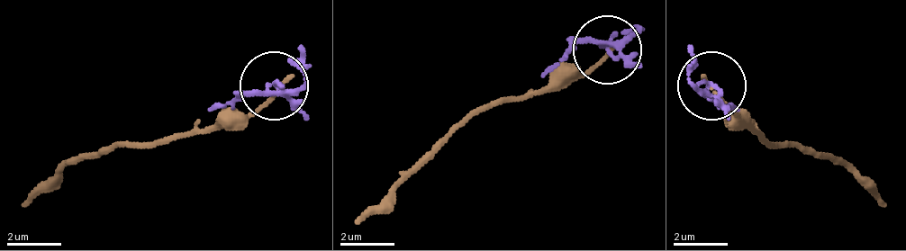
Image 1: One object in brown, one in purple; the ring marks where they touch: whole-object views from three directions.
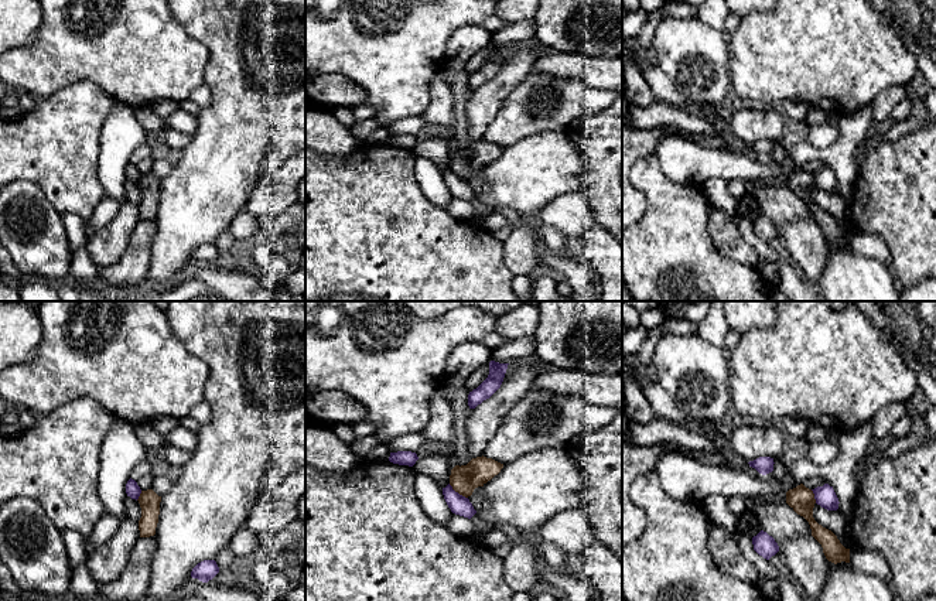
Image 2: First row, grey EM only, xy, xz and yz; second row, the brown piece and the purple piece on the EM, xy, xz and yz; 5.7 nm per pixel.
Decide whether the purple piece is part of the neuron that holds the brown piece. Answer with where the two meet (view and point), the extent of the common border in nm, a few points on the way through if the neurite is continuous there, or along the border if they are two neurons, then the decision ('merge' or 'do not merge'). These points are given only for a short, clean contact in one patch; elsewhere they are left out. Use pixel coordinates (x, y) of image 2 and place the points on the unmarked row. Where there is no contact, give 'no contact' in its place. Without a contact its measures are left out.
xz (458, 176) | 140 nm | along xz (448, 167), (467, 181) | do not merge

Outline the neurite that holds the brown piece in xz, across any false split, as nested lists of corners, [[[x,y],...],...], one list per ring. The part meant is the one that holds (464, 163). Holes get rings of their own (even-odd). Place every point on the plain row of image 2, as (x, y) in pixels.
[[[484,139],[476,140],[467,148],[455,148],[451,153],[450,168],[455,175],[468,181],[472,178],[475,171],[484,170],[488,164],[498,158],[502,151],[503,147],[492,141],[486,141]]]

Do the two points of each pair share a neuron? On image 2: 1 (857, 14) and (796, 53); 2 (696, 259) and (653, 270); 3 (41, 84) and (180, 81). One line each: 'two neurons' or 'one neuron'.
1: one neuron
2: one neuron
3: one neuron

